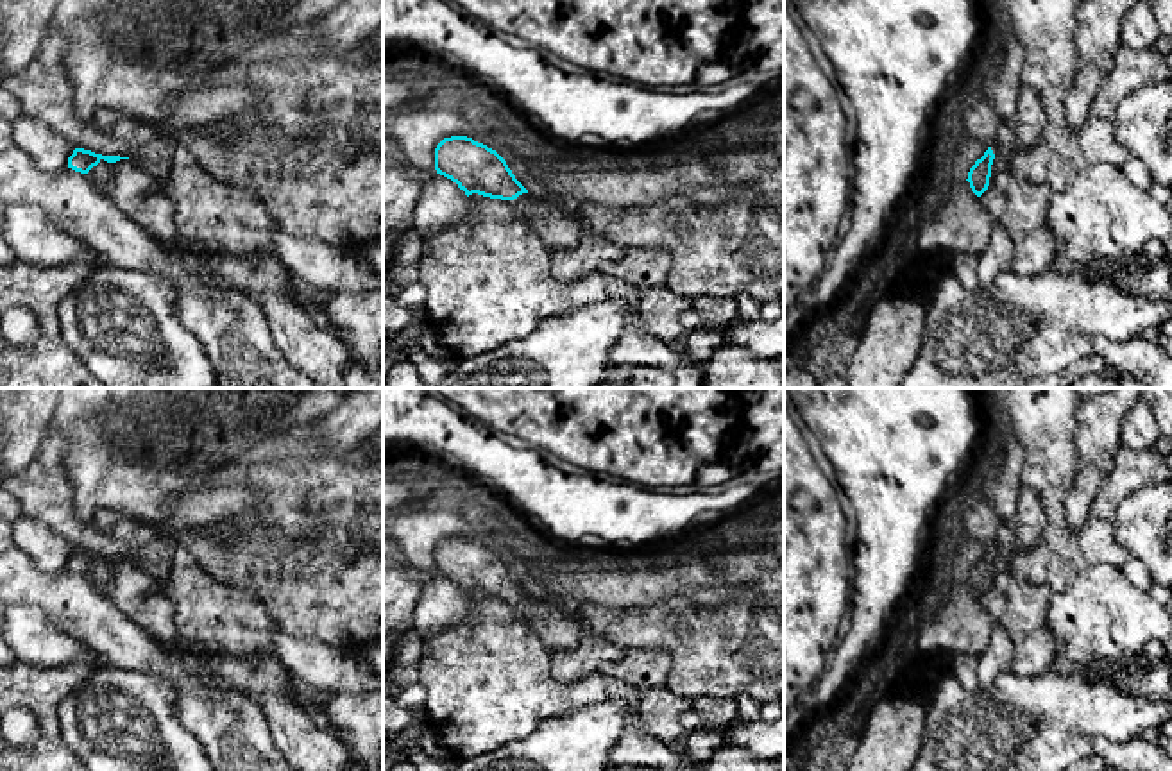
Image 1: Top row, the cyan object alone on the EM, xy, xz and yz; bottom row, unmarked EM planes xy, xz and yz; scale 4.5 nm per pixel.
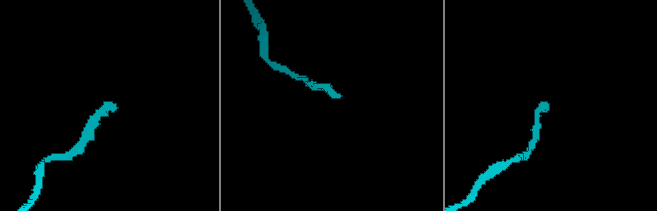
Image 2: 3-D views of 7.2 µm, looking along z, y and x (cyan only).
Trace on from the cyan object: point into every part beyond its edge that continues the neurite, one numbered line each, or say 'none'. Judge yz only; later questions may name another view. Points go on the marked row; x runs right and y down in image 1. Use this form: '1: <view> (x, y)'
1: yz (1020, 131)

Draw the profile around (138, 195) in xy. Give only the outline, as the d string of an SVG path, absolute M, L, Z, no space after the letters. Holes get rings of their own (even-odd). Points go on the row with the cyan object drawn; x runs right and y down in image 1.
M100 159L88 174L93 188L163 245L174 247L175 211L161 182L131 159Z

